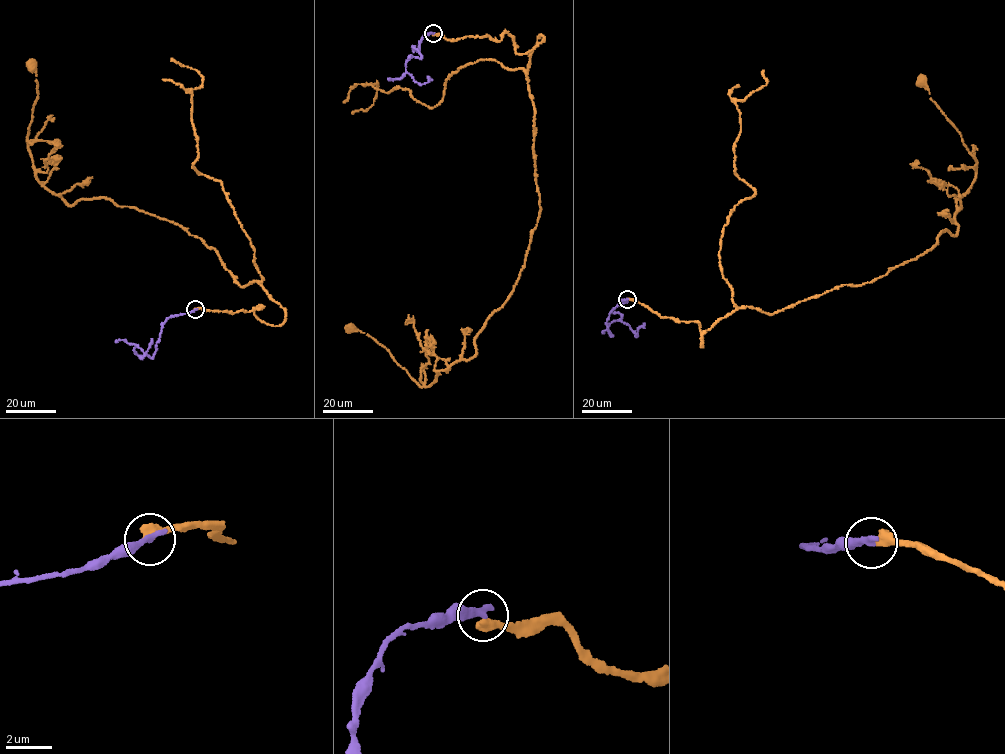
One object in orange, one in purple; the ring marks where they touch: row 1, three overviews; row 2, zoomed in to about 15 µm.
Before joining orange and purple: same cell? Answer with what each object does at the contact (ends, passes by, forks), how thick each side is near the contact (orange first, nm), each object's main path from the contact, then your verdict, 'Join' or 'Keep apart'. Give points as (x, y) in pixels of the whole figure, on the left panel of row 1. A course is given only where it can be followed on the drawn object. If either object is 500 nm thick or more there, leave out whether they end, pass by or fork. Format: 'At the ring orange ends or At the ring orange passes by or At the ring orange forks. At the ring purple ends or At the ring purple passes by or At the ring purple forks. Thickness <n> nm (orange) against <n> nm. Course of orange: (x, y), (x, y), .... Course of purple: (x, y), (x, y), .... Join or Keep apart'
At the ring orange ends. At the ring purple ends. Thickness 480 nm (orange) against 360 nm. Course of orange: (195, 309), (259, 305), (278, 326), (285, 313), (177, 224), (108, 199), (69, 205), (41, 184), (29, 65). Course of purple: (195, 309), (167, 318), (152, 357), (135, 344), (134, 350), (143, 356), (151, 339). Keep apart

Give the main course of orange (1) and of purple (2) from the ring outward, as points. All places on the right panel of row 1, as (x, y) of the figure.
1: (628, 299), (698, 322), (702, 347), (737, 309), (868, 283), (956, 235), (977, 161), (922, 80)
2: (627, 299), (620, 299), (626, 302), (608, 317), (610, 335), (609, 322), (628, 325), (636, 337), (645, 323)

